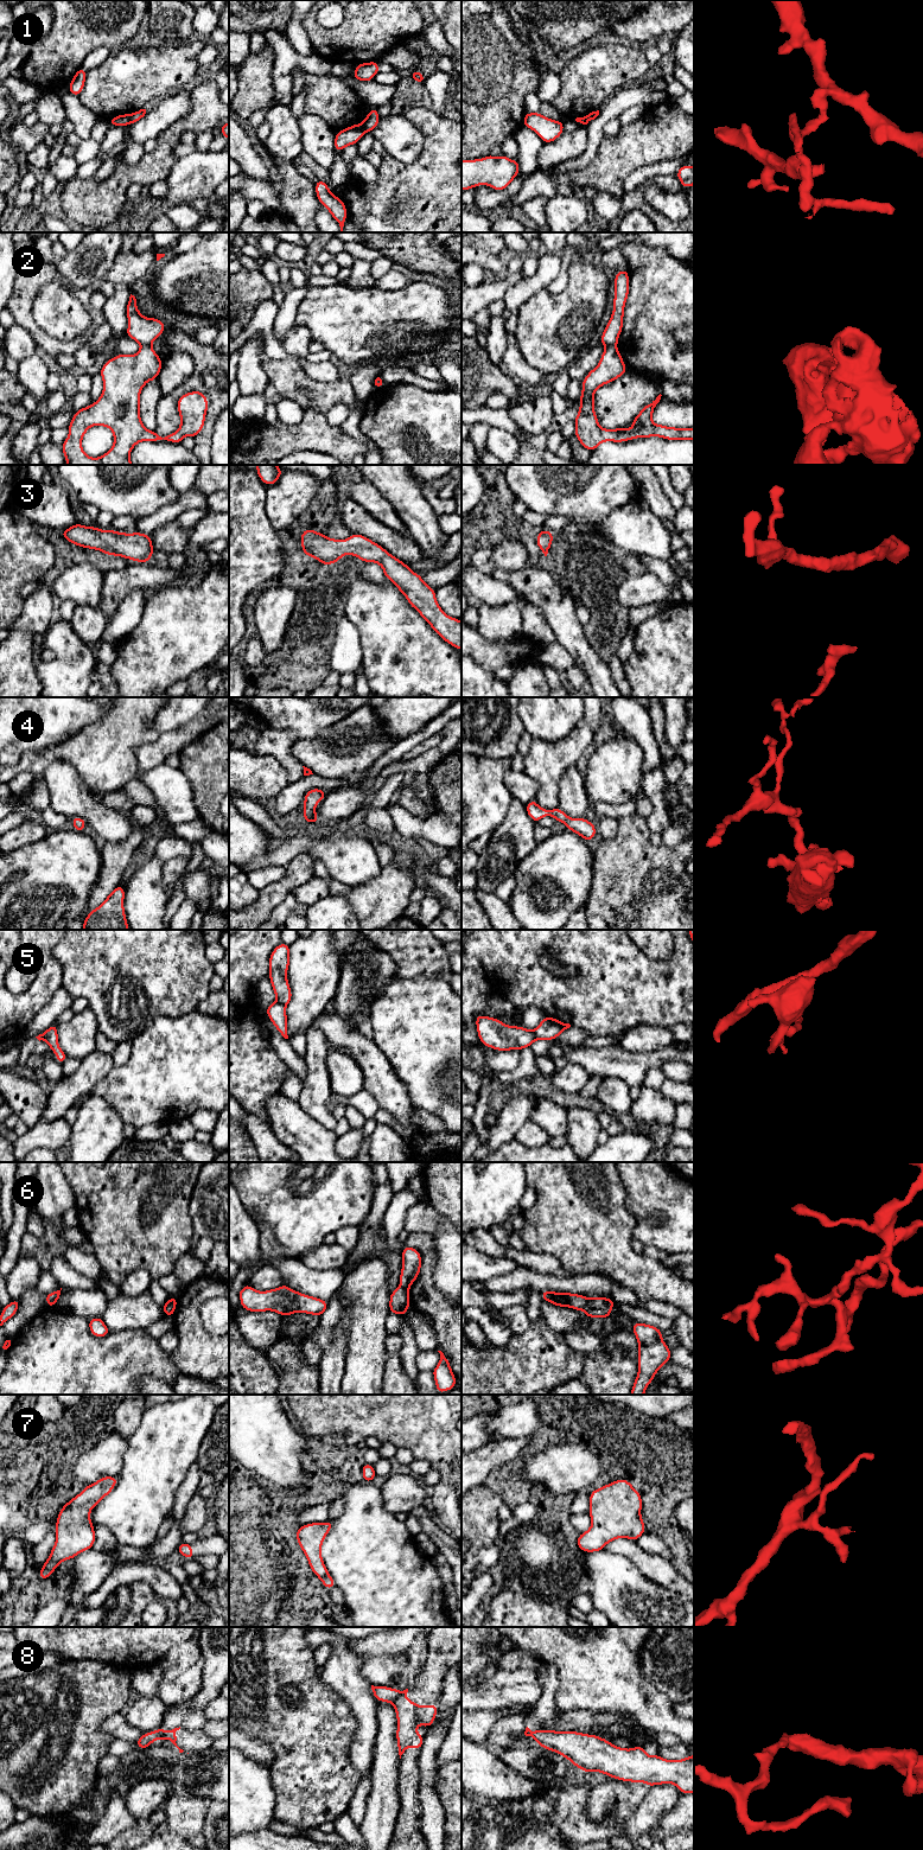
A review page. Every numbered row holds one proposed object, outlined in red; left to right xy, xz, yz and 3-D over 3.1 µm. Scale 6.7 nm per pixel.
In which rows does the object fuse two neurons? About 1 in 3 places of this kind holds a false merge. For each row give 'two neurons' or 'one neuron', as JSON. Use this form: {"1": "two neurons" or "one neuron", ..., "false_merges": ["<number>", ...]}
{"1": "two neurons", "2": "two neurons", "3": "one neuron", "4": "one neuron", "5": "two neurons", "6": "two neurons", "7": "one neuron", "8": "two neurons", "false_merges": ["1", "2", "5", "6", "8"]}

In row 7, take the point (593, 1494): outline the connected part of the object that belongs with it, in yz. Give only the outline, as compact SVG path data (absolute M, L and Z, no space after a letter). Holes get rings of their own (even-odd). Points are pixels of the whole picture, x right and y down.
M625 1479L592 1491L588 1510L592 1525L579 1535L579 1549L584 1552L600 1551L617 1538L636 1542L645 1532L641 1511L642 1497Z

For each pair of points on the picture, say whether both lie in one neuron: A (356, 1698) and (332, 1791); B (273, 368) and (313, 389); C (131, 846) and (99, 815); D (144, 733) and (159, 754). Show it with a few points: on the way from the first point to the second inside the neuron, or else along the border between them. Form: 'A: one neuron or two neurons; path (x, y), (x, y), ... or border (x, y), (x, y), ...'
A: two neurons; border (335, 1692), (349, 1707), (356, 1722), (352, 1741)
B: one neuron; path (282, 375), (304, 389)
C: two neurons; border (134, 825), (126, 839), (119, 842), (104, 842)
D: two neurons; border (160, 734), (135, 750), (139, 767)

